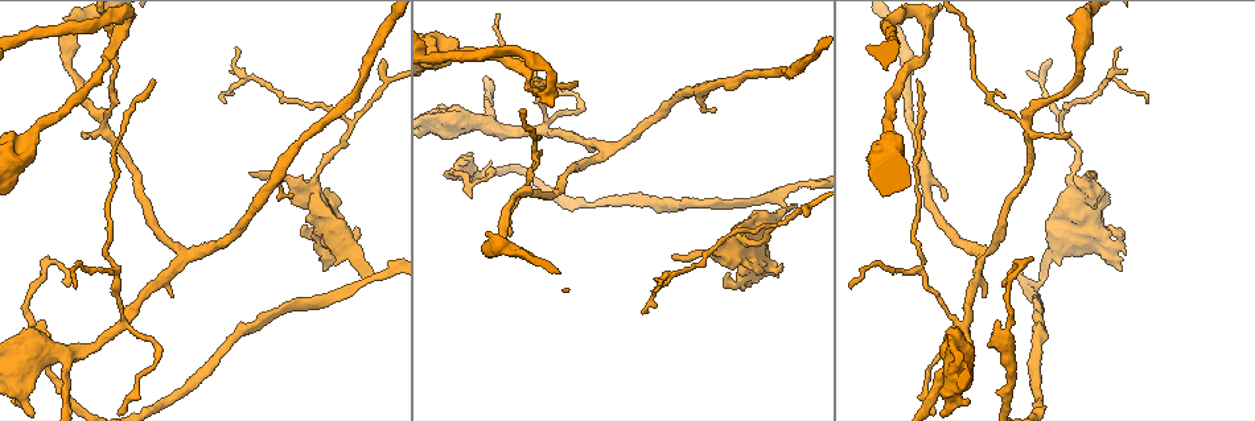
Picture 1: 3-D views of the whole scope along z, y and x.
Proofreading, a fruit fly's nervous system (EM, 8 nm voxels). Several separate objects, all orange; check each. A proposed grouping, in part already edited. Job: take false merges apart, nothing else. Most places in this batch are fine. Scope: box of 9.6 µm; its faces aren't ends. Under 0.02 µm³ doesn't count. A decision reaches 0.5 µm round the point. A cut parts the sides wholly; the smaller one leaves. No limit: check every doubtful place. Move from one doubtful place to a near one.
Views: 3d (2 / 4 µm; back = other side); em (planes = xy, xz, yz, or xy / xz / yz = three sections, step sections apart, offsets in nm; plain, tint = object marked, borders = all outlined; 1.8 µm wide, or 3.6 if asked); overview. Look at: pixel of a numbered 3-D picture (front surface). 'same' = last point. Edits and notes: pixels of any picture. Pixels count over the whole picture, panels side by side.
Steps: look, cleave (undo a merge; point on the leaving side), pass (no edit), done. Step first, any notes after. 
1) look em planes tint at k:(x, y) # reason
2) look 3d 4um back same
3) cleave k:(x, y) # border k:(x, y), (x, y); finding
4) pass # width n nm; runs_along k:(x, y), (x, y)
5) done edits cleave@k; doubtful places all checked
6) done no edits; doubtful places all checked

look em planes tint at 1:(525, 195) # three arms meet

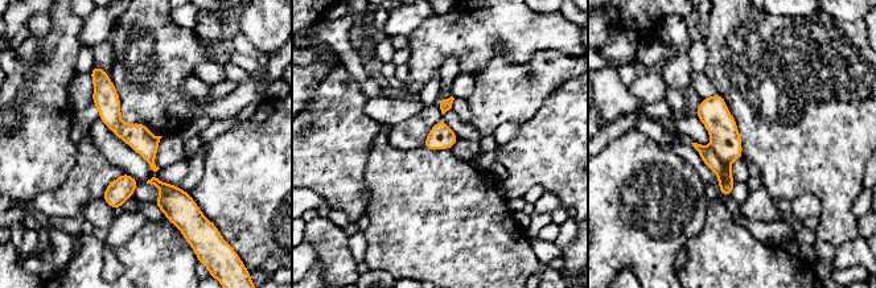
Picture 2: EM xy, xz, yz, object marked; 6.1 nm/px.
cleave 2:(708, 156) # border 2:(711, 147), (723, 164), (724, 176); two neurons meet here

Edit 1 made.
look 3d 2um at 1:(928, 21) # sharp bend

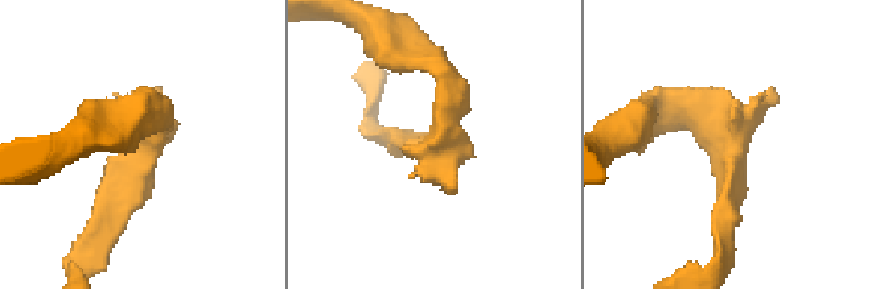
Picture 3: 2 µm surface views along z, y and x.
look em xy step 8 tint at 3:(145, 147) # need the tissue

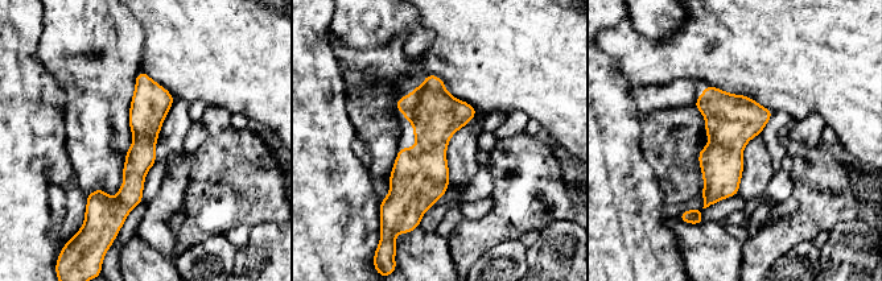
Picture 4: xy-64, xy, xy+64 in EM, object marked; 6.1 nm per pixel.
pass # runs_along 4:(141, 75), (144, 145), (122, 213); all the same neuron

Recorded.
look em planes tint at 1:(359, 286) # narrows sharply

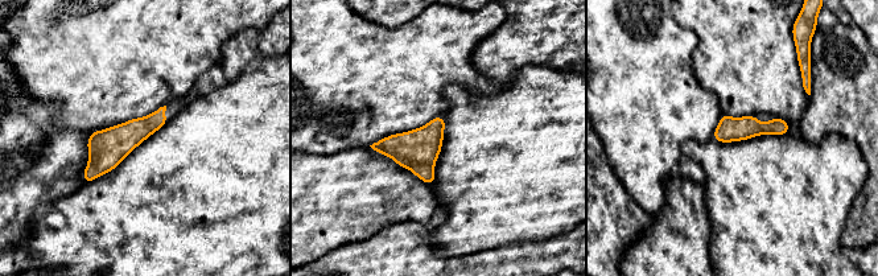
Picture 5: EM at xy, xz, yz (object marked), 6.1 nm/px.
pass # width 150 nm; runs_along 5:(161, 111), (86, 178); continuous, no second neuron

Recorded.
look em planes tint at 1:(962, 325) # looks like a crossing

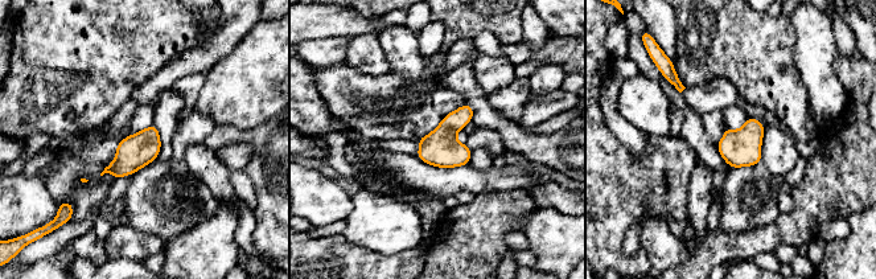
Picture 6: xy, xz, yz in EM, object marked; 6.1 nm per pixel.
pass # width 200 nm; one neuron here

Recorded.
look em 3.6um xy step 16 borders at 1:(958, 370) # thick turns thin

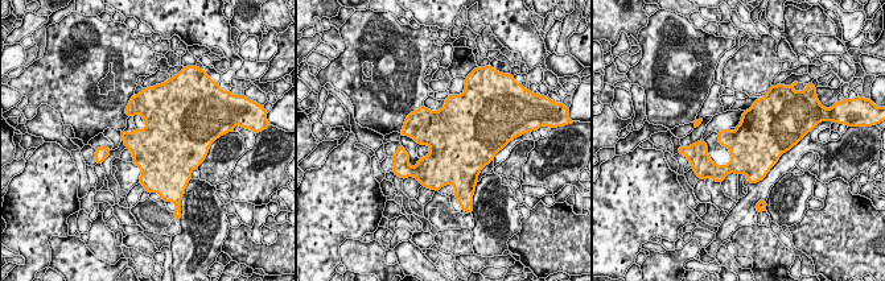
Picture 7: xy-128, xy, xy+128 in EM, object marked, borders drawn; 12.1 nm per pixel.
look em 3.6um planes borders same

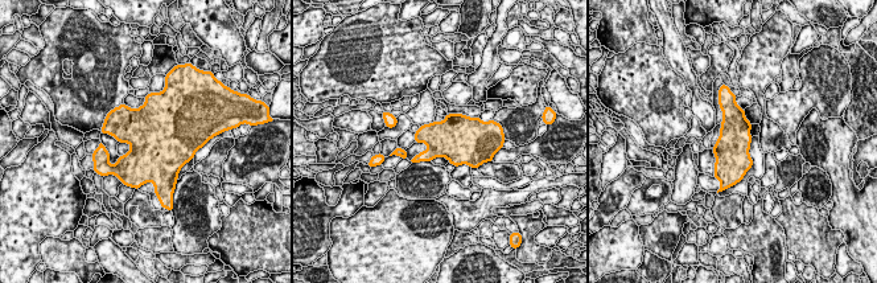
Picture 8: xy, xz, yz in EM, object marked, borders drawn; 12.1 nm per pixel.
pass # one neuron here

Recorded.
done edits cleave@2; doubtful places all checked

